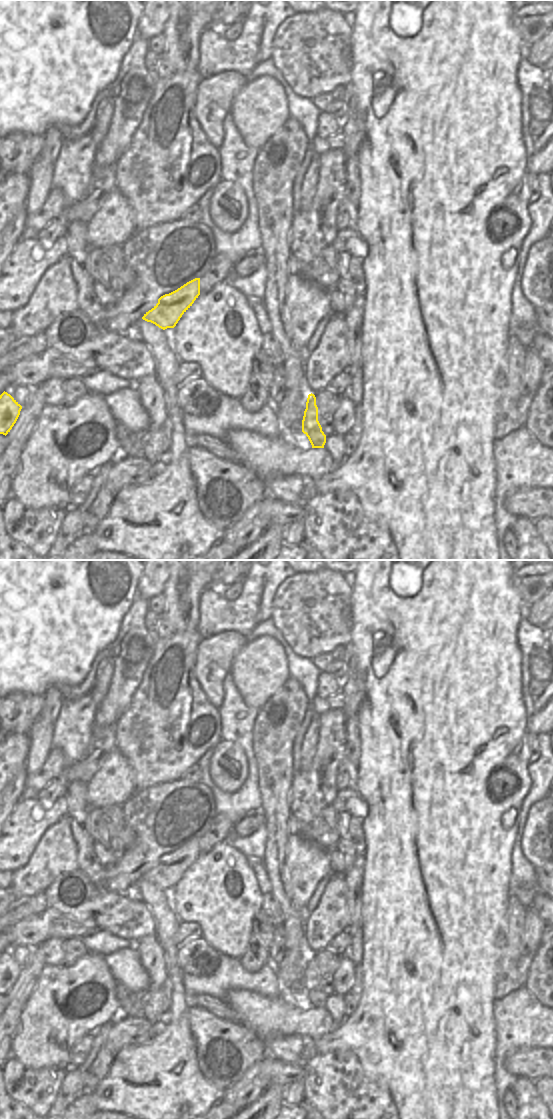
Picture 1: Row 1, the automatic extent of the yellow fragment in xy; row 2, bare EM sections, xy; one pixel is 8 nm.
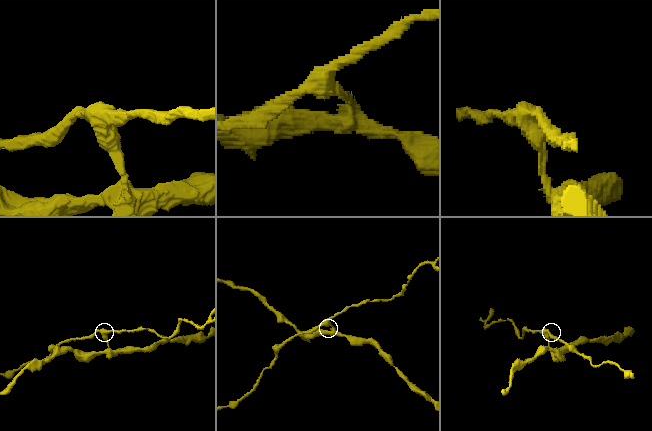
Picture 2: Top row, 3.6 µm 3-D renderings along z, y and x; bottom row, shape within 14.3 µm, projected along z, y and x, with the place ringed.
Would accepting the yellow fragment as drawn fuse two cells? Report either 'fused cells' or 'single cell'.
fused cells

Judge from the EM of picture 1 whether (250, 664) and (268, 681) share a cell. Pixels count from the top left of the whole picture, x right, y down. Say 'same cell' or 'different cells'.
same cell

